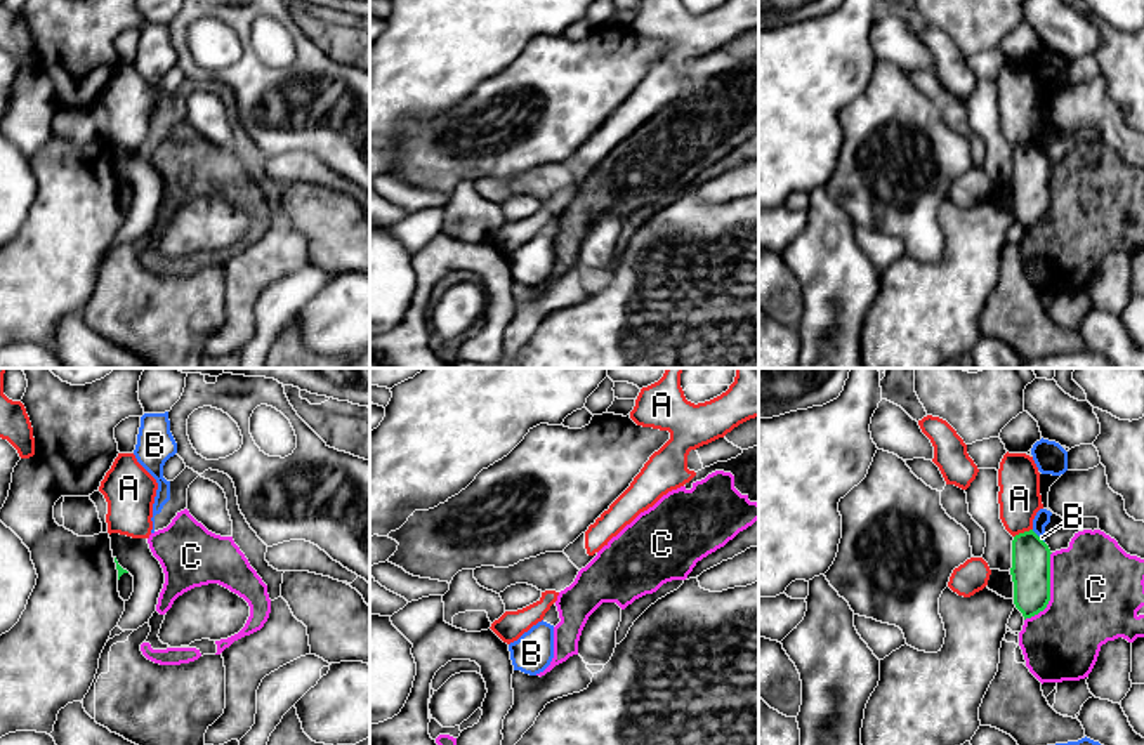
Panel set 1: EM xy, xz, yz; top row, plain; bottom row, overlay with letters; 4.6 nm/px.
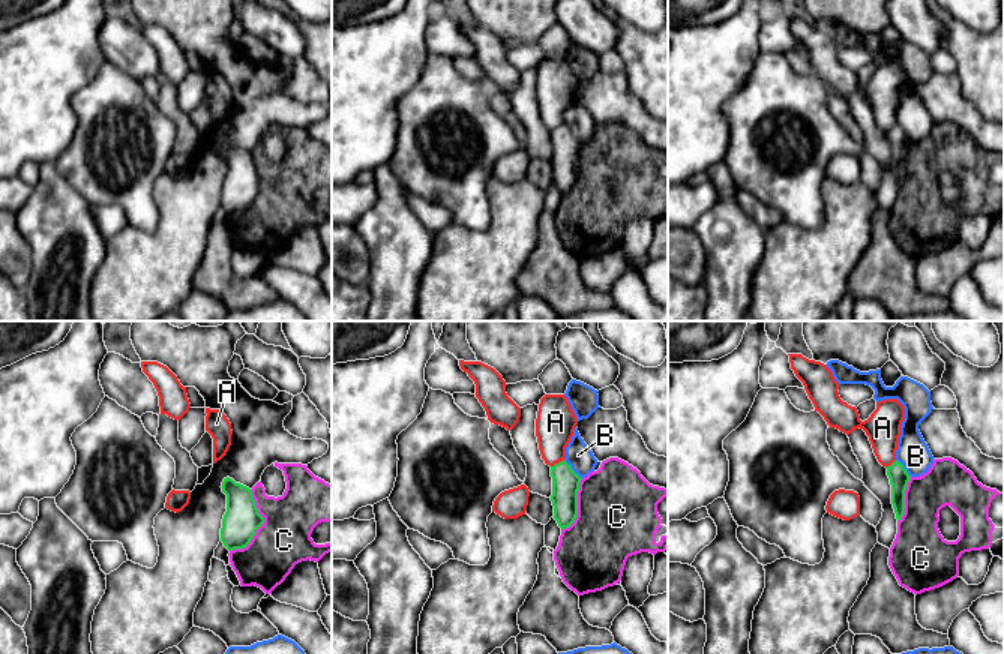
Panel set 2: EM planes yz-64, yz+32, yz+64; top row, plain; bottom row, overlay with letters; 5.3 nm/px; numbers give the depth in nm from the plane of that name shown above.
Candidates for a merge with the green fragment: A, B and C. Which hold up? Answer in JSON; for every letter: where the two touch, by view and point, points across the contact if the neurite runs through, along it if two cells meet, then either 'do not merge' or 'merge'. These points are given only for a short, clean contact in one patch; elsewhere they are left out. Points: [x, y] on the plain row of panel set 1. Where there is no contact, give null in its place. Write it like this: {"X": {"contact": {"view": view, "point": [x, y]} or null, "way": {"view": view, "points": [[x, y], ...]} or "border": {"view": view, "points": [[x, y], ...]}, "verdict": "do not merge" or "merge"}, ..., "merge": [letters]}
{"A": {"contact": {"view": "yz", "point": [1025, 143]}, "border": {"view": "yz", "points": [[1032, 139], [1014, 148]]}, "verdict": "do not merge"}, "B": {"contact": {"view": "yz", "point": [1038, 148]}, "border": {"view": "yz", "points": [[1032, 141], [1044, 153]]}, "verdict": "do not merge"}, "C": {"contact": {"view": "yz", "point": [1049, 202]}, "verdict": "do not merge"}, "merge": []}

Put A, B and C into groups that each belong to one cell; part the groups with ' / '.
A / B / C

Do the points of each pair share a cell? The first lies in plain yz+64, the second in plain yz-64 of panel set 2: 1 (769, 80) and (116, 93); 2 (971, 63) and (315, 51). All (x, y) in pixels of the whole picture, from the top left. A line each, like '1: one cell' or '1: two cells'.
1: one cell
2: one cell

